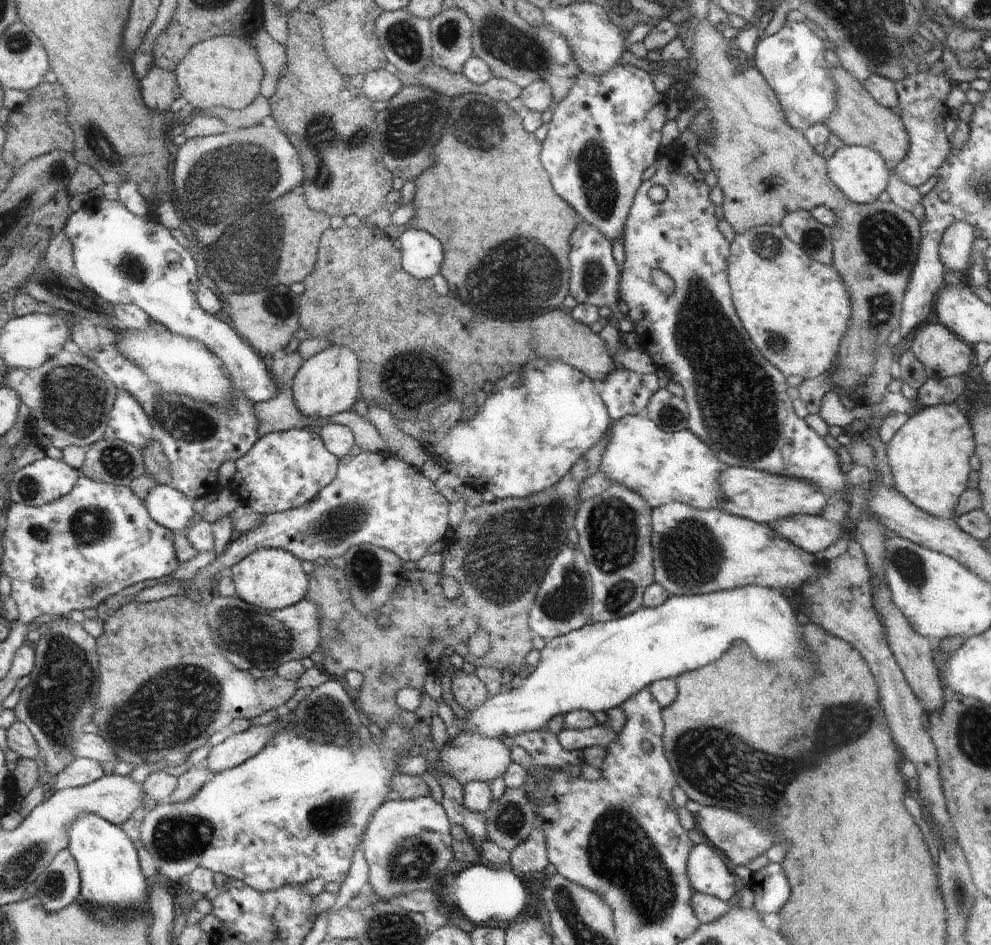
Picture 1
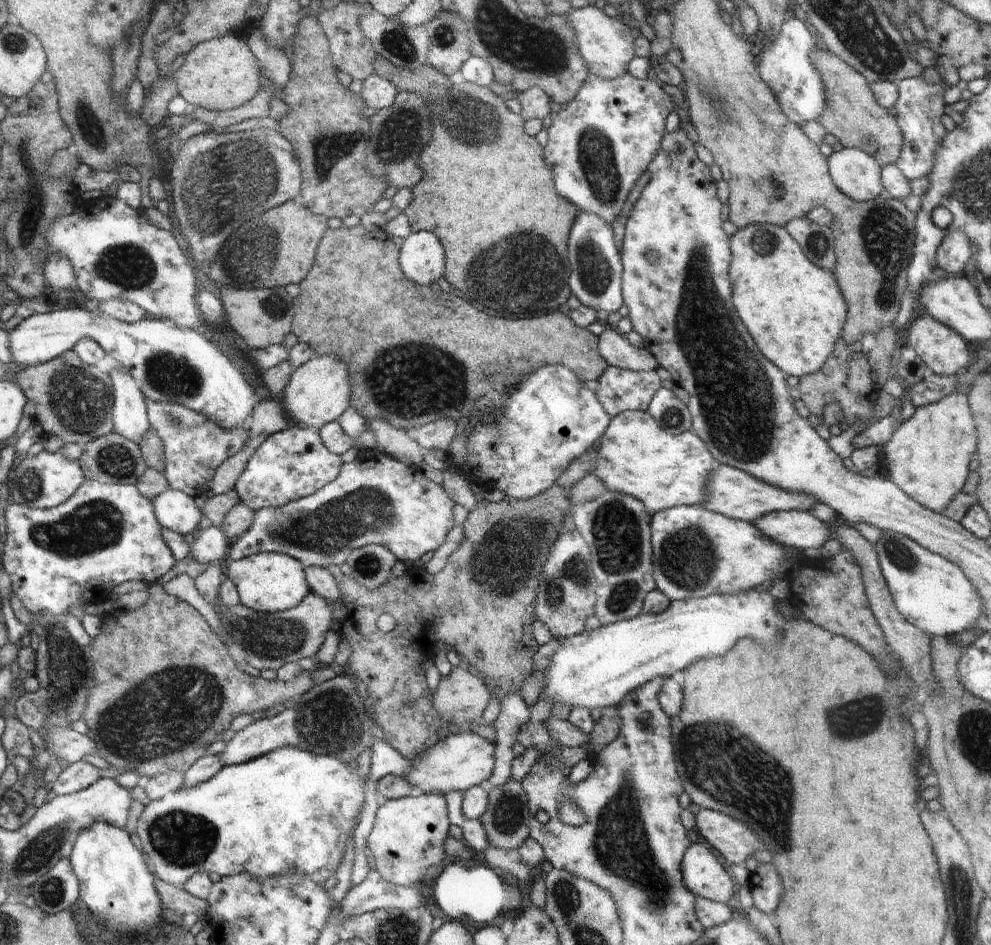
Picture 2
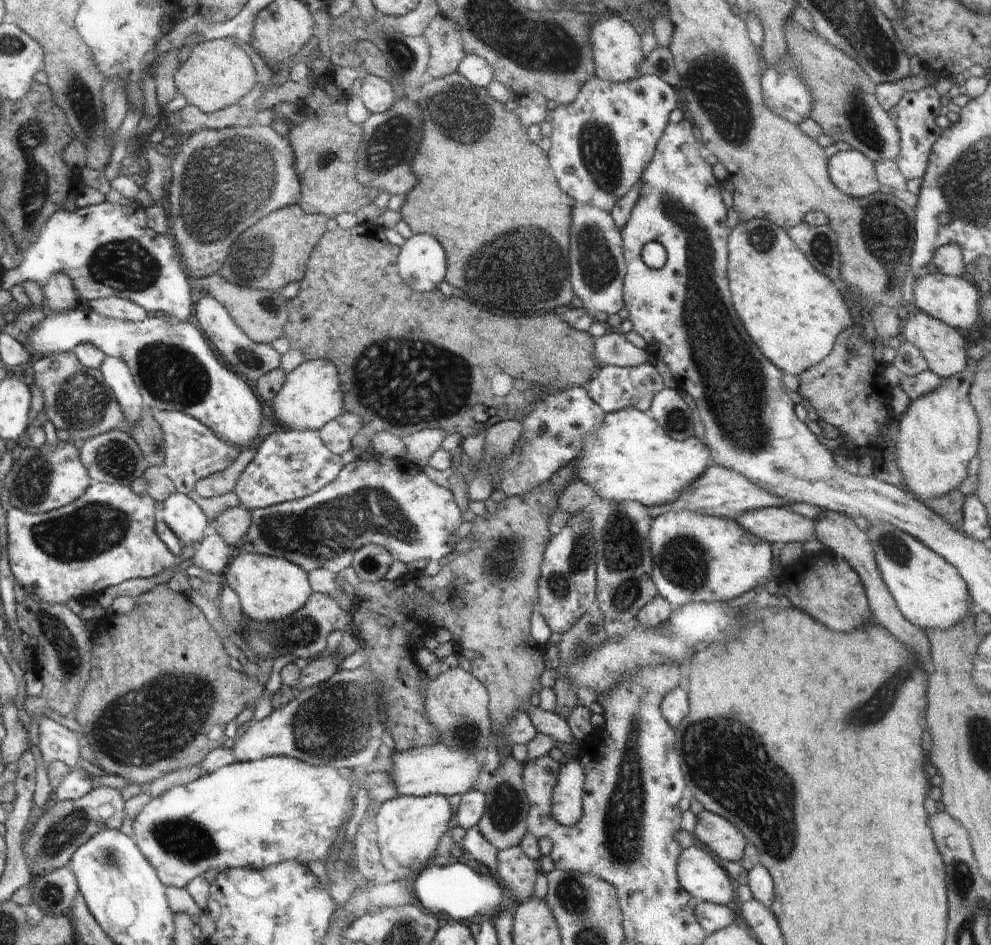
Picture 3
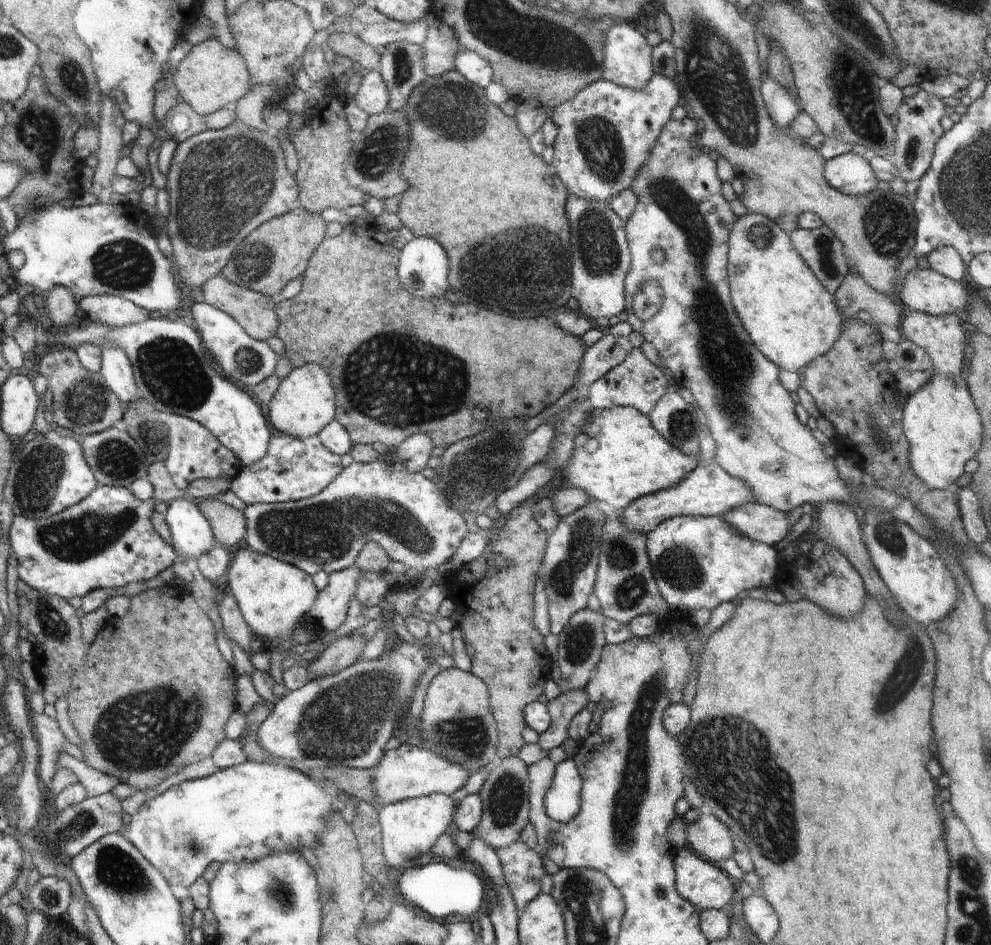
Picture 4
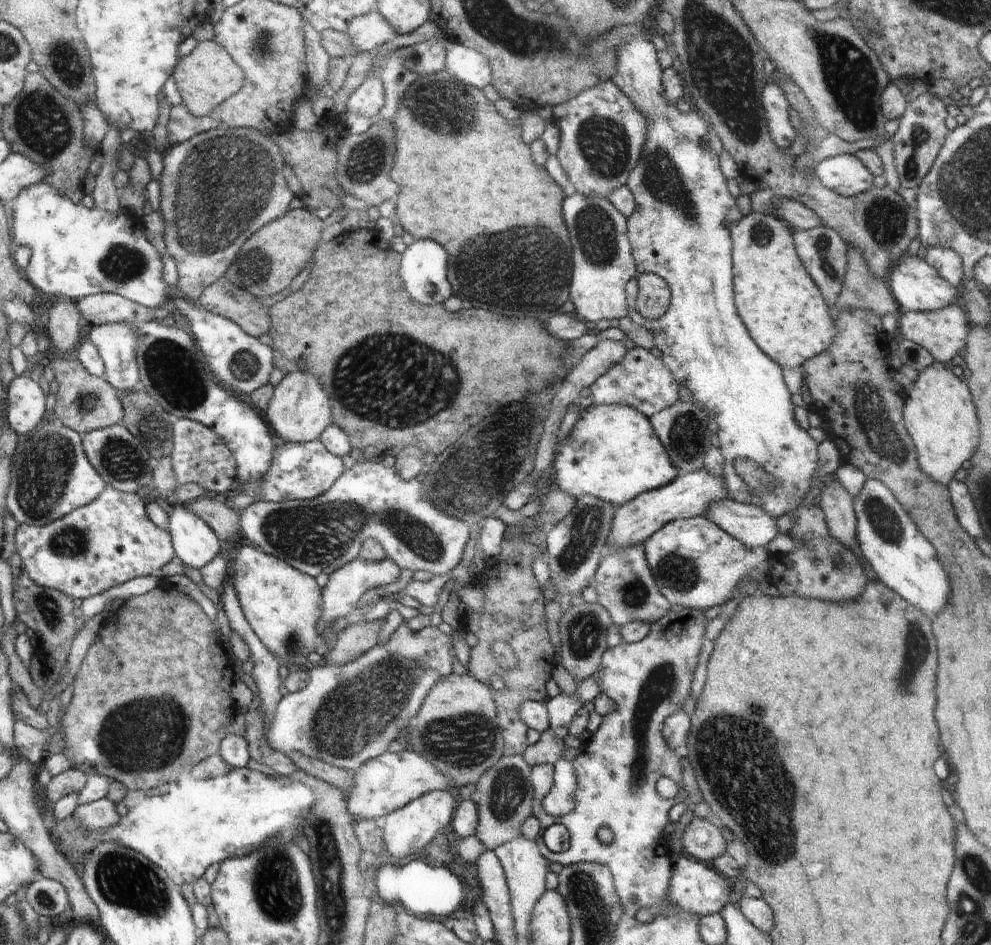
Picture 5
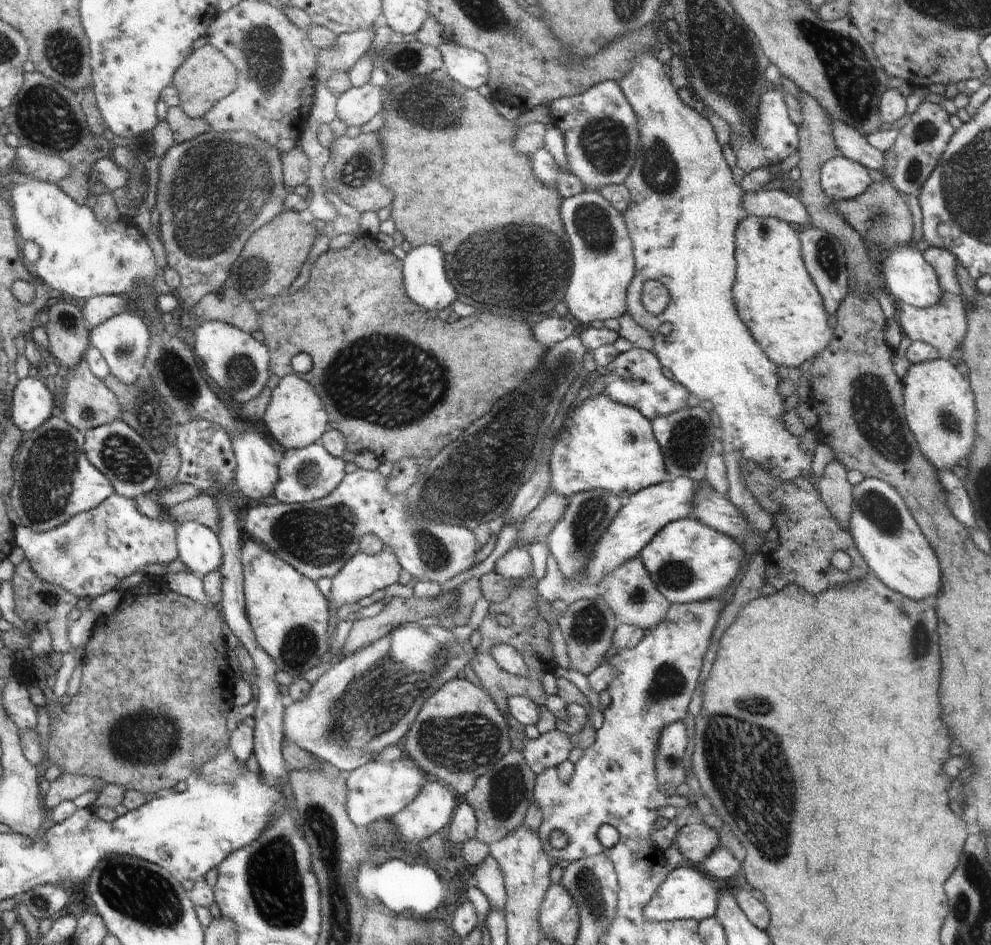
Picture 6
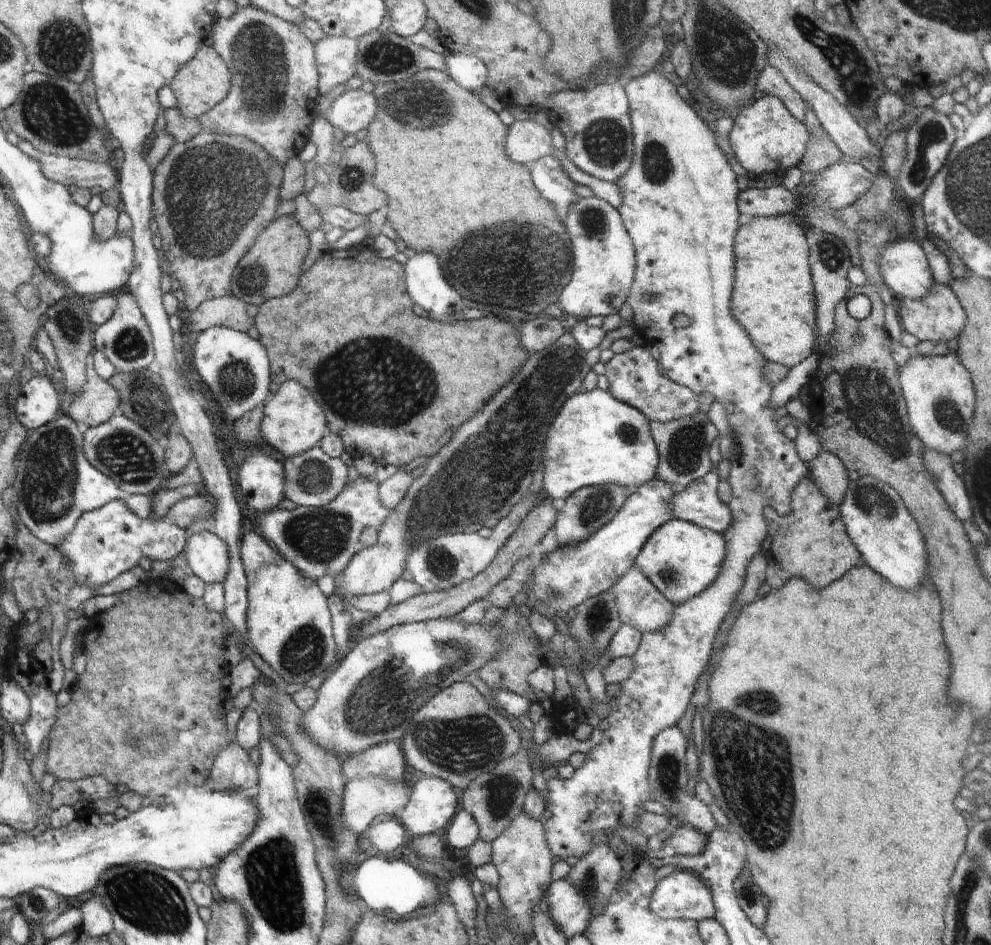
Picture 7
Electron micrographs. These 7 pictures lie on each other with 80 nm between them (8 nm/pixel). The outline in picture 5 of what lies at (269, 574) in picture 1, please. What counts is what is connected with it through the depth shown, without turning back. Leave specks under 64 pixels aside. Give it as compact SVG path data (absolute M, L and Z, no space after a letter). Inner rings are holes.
M243 542L242 548L236 554L232 574L230 574L232 586L236 590L238 602L250 624L252 631L264 644L264 647L275 655L280 666L287 667L289 670L302 670L308 667L308 654L316 650L316 638L318 638L318 626L323 614L323 596L316 586L316 580L310 575L303 574L302 571L295 570L290 563L282 559L260 552L258 548Z

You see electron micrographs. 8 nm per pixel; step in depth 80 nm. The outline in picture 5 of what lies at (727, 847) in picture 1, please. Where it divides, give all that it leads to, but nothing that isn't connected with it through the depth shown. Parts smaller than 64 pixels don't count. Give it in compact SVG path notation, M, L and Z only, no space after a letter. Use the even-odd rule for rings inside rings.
M694 818L684 832L683 853L686 856L709 865L726 853L727 844L720 828L706 819Z

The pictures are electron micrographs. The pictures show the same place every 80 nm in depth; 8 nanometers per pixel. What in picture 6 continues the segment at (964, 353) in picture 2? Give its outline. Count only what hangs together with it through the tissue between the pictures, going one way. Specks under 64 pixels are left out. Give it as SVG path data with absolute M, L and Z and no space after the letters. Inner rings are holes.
M943 291L940 300L928 308L912 308L908 304L898 305L898 323L904 337L912 341L924 342L934 346L942 356L940 359L951 360L952 352L961 348L967 332L966 302L962 296Z

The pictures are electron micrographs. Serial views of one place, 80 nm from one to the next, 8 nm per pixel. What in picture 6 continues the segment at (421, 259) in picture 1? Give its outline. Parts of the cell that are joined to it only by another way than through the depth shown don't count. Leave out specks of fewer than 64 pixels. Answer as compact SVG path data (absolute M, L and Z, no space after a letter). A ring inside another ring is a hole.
M423 243L406 252L403 282L408 295L428 310L450 308L456 300L455 286L447 278L447 264L438 246Z

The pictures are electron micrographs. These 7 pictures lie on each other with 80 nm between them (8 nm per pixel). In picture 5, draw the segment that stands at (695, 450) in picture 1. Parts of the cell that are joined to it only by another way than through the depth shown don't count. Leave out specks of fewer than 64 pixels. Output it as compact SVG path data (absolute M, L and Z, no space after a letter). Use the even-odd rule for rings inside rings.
M594 403L579 415L574 428L560 444L557 458L553 460L552 477L555 488L568 492L570 496L580 497L585 494L600 498L618 508L644 492L668 485L678 475L649 420L638 410L625 405Z

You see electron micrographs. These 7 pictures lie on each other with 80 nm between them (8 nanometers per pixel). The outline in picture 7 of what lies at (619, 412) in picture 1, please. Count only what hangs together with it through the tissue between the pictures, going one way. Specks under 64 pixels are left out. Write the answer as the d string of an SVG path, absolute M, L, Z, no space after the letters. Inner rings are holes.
M633 347L632 350L615 356L605 365L606 378L610 382L609 394L620 402L636 408L648 420L670 422L682 416L694 416L700 410L698 395L686 386L665 378L656 354L648 347Z

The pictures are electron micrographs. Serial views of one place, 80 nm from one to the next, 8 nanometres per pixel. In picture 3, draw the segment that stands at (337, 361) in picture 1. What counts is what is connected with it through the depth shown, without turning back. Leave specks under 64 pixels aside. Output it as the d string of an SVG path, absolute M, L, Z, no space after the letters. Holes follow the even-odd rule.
M328 359L304 361L287 374L282 388L269 405L275 425L293 431L319 431L343 414L344 394L337 366Z

